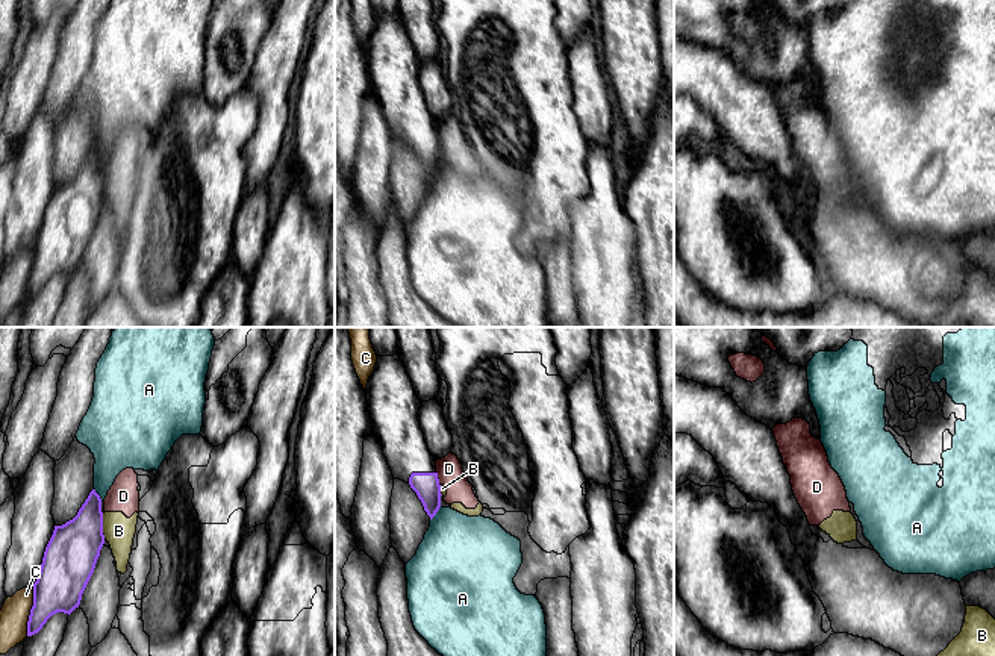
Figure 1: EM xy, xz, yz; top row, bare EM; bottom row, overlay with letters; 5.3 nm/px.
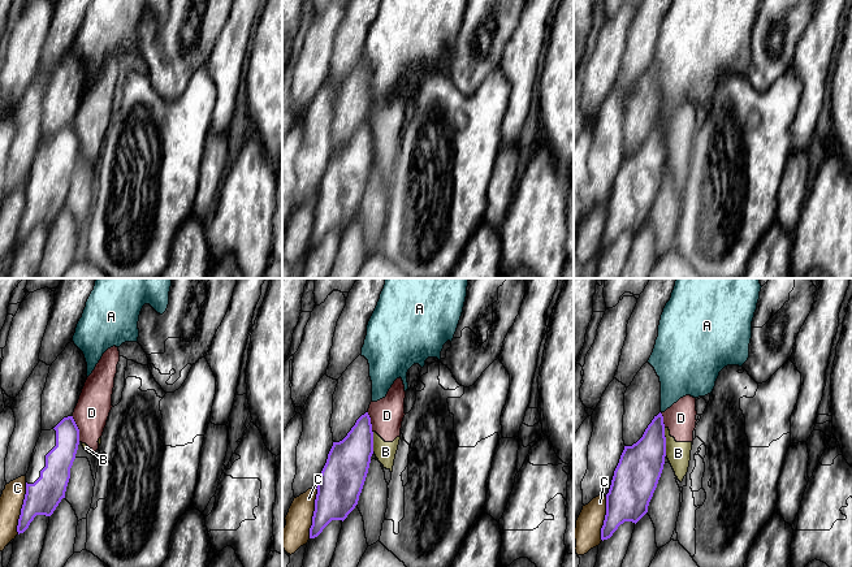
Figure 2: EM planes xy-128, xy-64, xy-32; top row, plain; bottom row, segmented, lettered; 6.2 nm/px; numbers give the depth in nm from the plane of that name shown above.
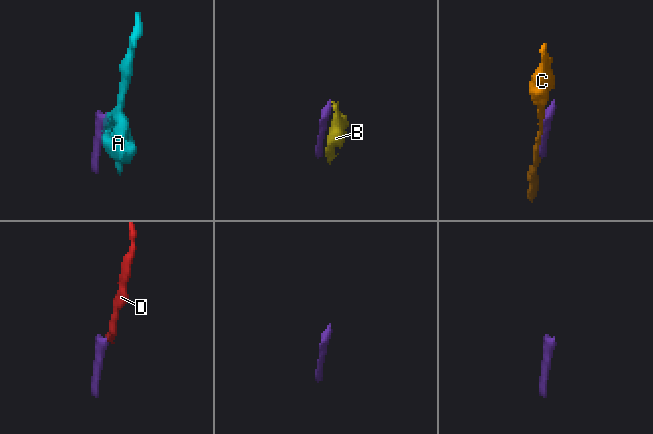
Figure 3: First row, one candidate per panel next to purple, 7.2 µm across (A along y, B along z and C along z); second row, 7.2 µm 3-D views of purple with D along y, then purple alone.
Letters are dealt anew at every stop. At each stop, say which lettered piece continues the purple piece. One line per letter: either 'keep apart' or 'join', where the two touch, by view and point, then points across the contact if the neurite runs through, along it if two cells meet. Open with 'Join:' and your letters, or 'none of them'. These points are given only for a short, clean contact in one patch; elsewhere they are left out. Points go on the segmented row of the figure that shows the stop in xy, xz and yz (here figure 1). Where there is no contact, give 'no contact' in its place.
Join: none of them
A: keep apart | xz (435, 514)
B: keep apart | xy (102, 526) | along xy (102, 514), (102, 534), (105, 538)
C: keep apart | xy (31, 612)
D: keep apart | xz (438, 479) | along xz (436, 471), (439, 485)

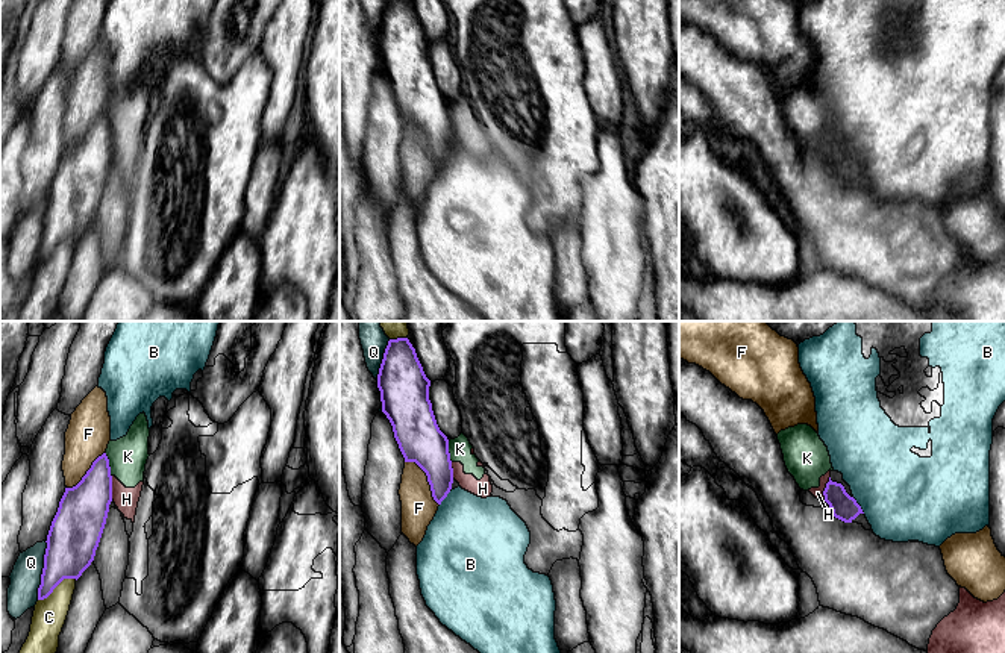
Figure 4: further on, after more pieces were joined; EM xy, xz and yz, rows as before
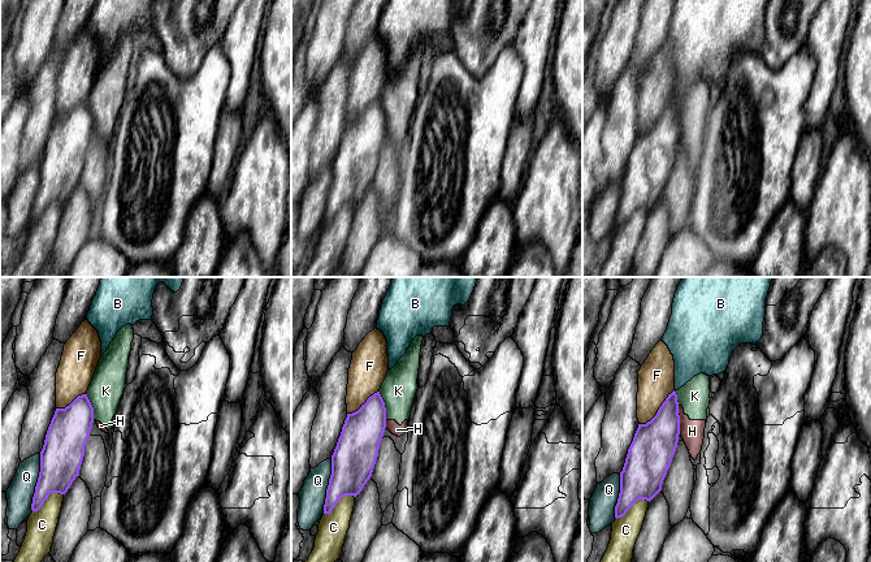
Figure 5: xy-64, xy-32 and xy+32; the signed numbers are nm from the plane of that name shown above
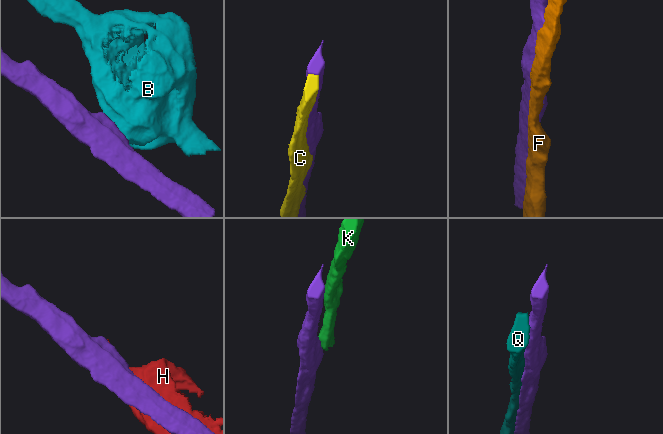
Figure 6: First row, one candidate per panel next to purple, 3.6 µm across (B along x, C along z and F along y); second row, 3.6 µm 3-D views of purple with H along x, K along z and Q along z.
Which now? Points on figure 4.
Join: none of them
B: keep apart | yz (858, 505)
C: keep apart | xy (56, 585)
F: keep apart | xz (428, 479)
H: keep apart | yz (825, 488) | along yz (829, 476), (823, 500)
K: keep apart | xy (108, 465) | along xy (105, 453), (111, 476)
Q: keep apart | xy (43, 570)

